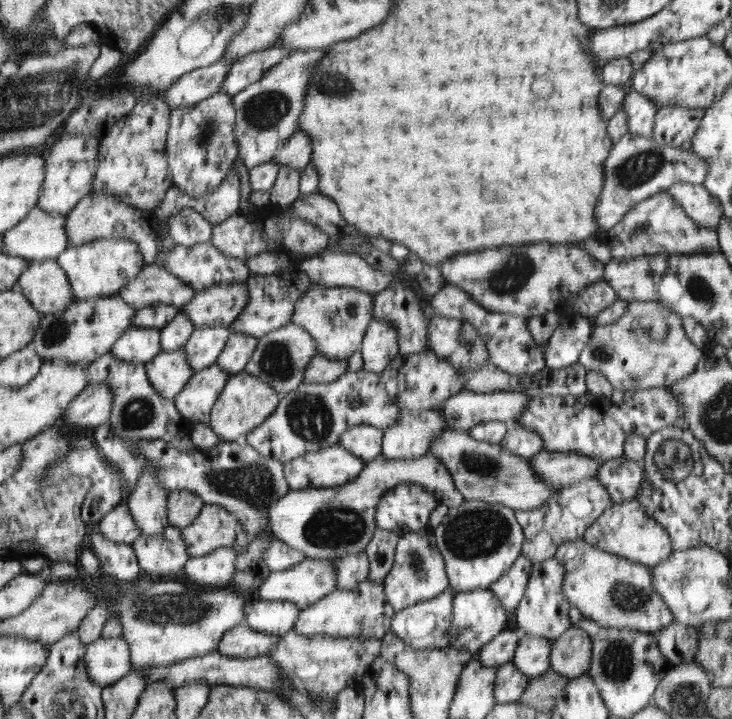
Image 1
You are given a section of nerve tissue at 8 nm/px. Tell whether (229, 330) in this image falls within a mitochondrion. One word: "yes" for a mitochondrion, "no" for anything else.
no

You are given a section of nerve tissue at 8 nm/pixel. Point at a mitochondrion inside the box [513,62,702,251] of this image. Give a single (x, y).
(635, 171)

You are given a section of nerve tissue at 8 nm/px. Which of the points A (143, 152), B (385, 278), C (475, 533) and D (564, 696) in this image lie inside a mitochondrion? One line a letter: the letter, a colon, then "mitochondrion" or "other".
A: other
B: other
C: mitochondrion
D: other

